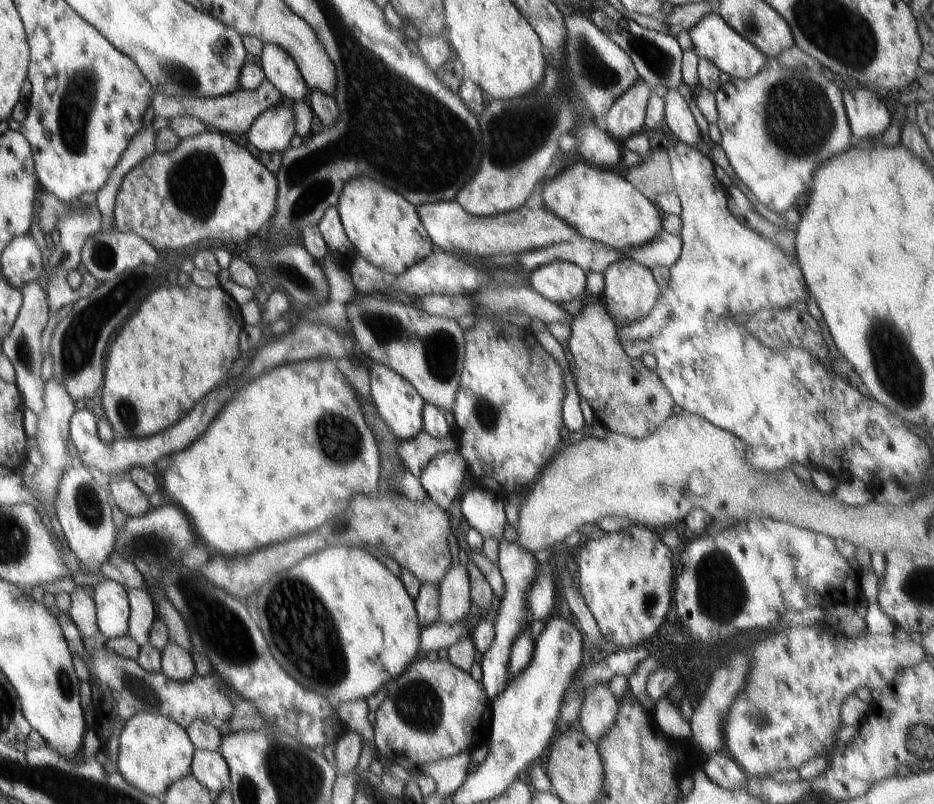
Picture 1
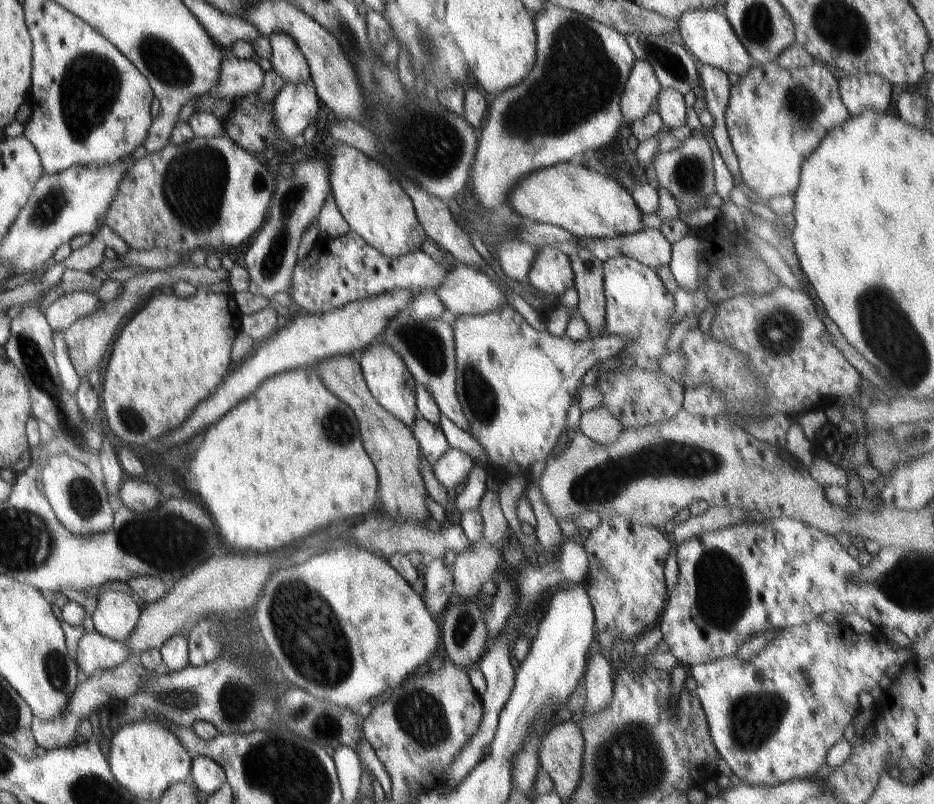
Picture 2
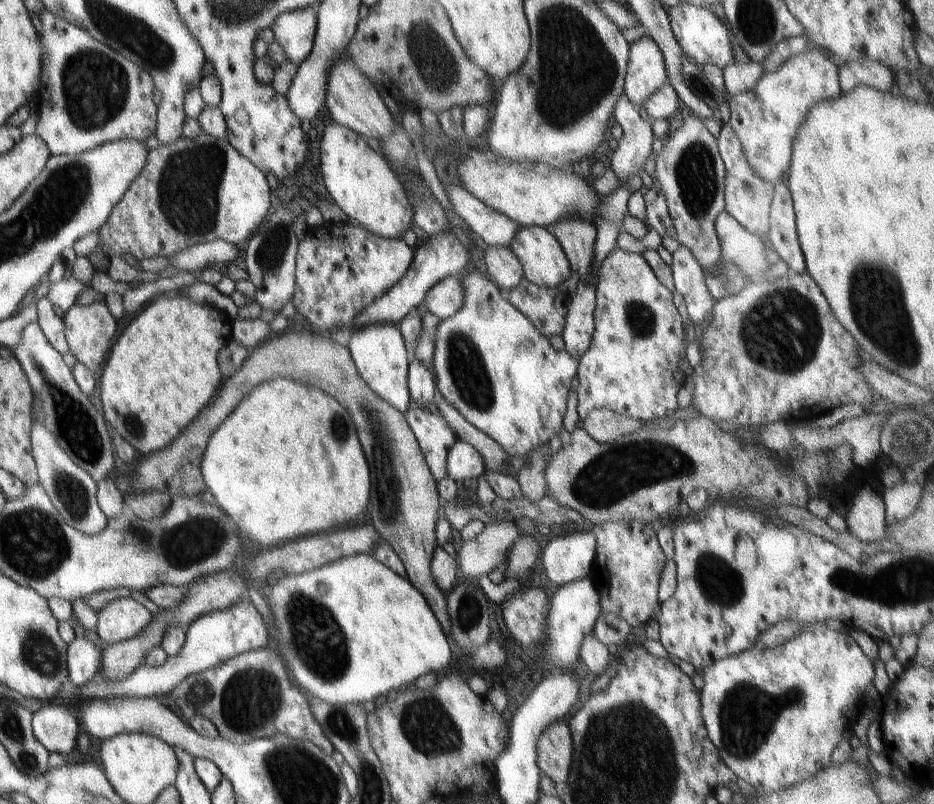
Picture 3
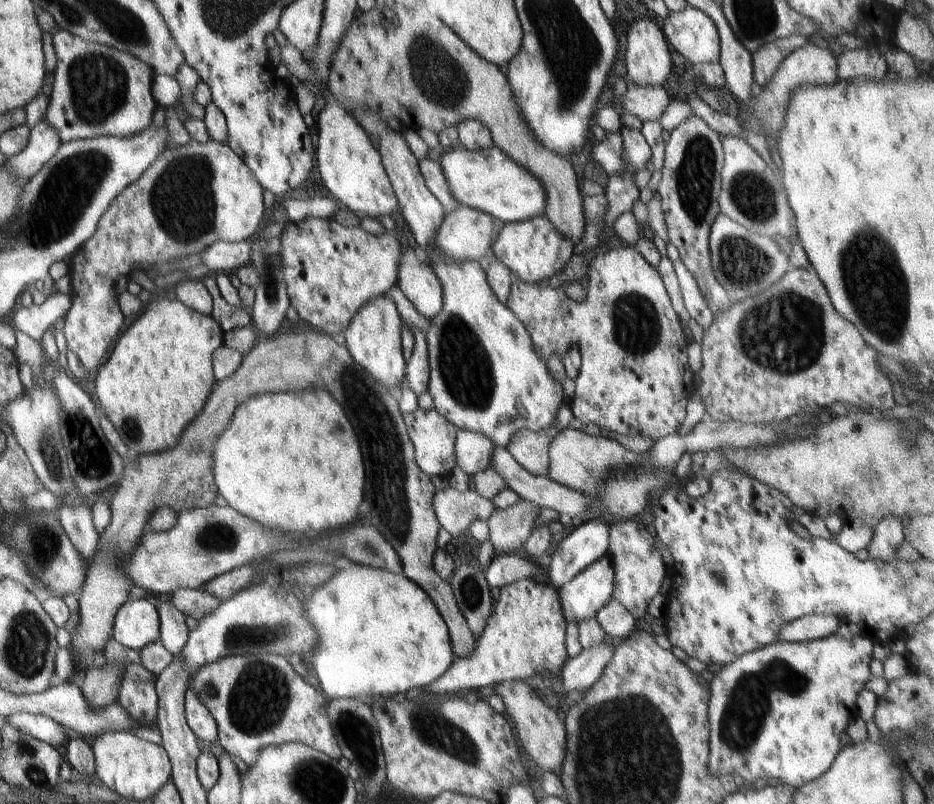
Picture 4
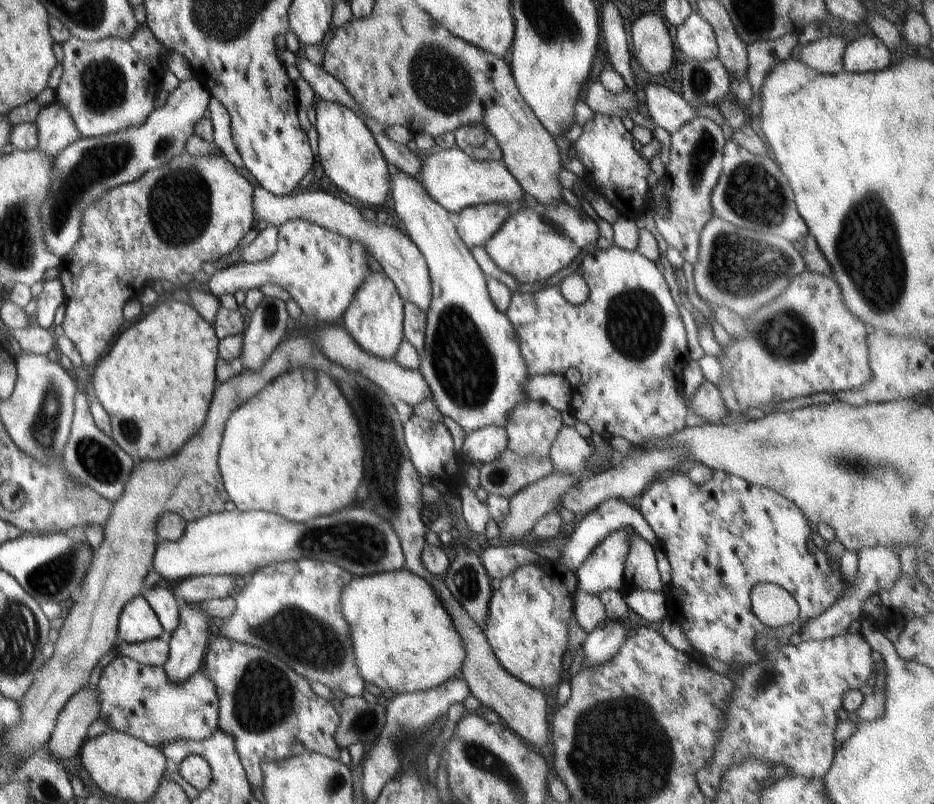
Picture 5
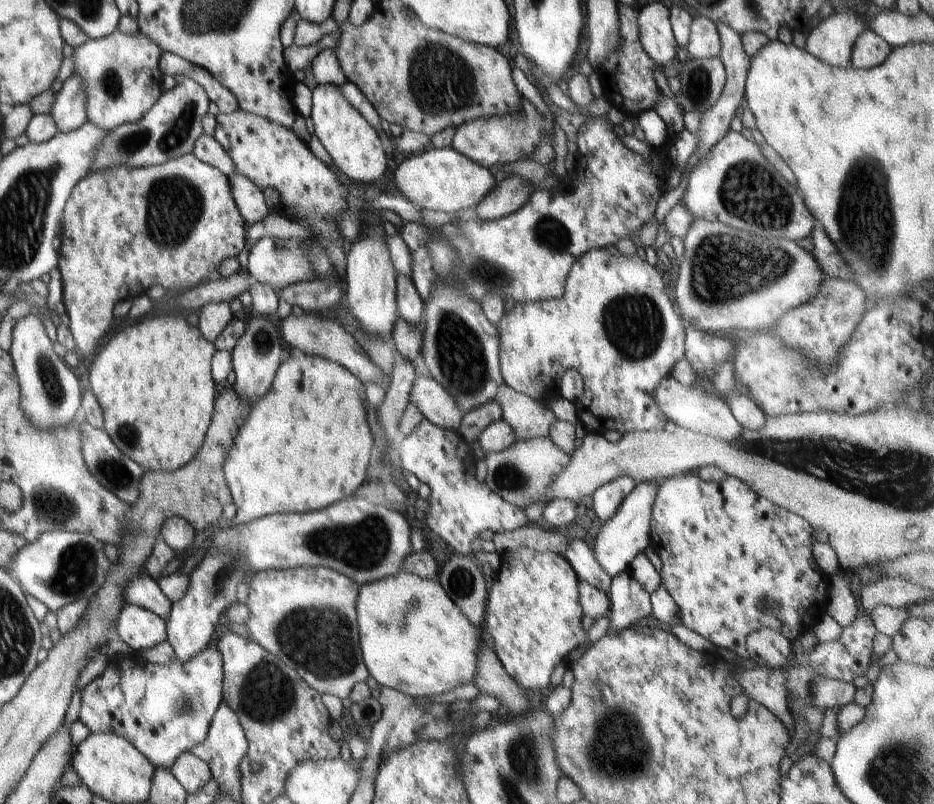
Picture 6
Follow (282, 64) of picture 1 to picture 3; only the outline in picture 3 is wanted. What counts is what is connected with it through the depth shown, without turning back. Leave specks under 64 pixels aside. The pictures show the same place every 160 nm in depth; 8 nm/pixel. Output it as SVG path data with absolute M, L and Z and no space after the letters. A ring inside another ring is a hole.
M304 8L294 12L284 12L274 20L274 24L270 26L270 30L274 34L274 41L282 48L282 52L286 54L286 60L288 62L294 62L299 67L312 51L316 26L317 18L308 8Z

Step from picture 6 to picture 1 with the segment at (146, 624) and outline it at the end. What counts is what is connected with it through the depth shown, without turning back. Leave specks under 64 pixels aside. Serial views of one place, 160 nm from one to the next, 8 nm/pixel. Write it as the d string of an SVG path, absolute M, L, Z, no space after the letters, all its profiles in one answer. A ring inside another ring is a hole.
M106 580L93 589L97 625L106 640L128 635L131 608L127 590L113 580Z

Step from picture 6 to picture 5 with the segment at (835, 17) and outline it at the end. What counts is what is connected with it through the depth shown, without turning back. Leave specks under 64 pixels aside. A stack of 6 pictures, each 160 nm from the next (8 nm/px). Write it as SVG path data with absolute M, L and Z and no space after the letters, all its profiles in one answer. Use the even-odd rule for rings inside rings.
M841 32L830 33L826 38L804 44L798 60L820 74L836 75L845 71L842 68L842 56L846 46Z

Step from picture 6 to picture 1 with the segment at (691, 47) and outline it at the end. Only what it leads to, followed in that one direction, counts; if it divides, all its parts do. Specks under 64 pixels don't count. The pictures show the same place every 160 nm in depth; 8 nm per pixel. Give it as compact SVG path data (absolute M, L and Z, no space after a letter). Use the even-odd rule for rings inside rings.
M716 13L704 15L698 24L688 31L697 56L712 61L722 72L726 72L731 77L749 79L756 76L767 65L768 56L750 44L749 40L742 38Z

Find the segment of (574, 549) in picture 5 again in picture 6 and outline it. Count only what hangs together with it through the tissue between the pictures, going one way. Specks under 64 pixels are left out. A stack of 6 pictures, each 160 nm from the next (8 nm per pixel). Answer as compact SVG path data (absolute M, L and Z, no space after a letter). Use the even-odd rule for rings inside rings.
M622 476L598 488L592 494L594 520L601 524L606 524L608 520L612 520L612 516L618 512L620 504L626 500L636 486L637 483L631 477Z

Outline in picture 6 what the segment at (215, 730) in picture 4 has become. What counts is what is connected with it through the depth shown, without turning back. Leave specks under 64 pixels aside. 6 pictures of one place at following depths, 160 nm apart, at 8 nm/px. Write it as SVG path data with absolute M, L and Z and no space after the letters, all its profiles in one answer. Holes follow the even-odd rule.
M215 639L186 662L175 659L171 664L160 665L136 662L134 658L122 658L120 662L109 660L106 670L82 690L78 721L93 734L113 733L126 738L154 766L169 770L184 752L206 740L214 716L222 704L222 684L222 658Z

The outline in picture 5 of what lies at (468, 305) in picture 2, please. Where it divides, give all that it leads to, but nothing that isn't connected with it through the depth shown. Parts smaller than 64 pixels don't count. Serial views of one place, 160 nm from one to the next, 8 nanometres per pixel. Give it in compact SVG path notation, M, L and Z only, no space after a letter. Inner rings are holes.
M260 186L254 188L254 217L255 221L264 220L267 225L276 228L292 220L306 220L322 226L330 232L342 234L348 240L360 242L370 255L382 266L385 274L392 280L398 294L403 301L408 300L420 309L422 314L428 312L430 308L430 296L432 296L432 286L429 276L429 269L414 242L402 232L384 224L368 222L362 218L362 214L354 206L347 204L339 198L330 196L326 192L316 192L314 188L306 190L297 195L276 196L264 190Z

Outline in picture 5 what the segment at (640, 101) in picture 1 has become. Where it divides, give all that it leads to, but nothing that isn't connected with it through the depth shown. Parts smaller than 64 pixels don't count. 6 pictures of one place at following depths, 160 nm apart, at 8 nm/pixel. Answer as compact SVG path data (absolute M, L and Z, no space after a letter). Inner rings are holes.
M651 12L640 16L631 28L638 65L652 76L670 70L674 60L674 46L668 24L661 13Z

